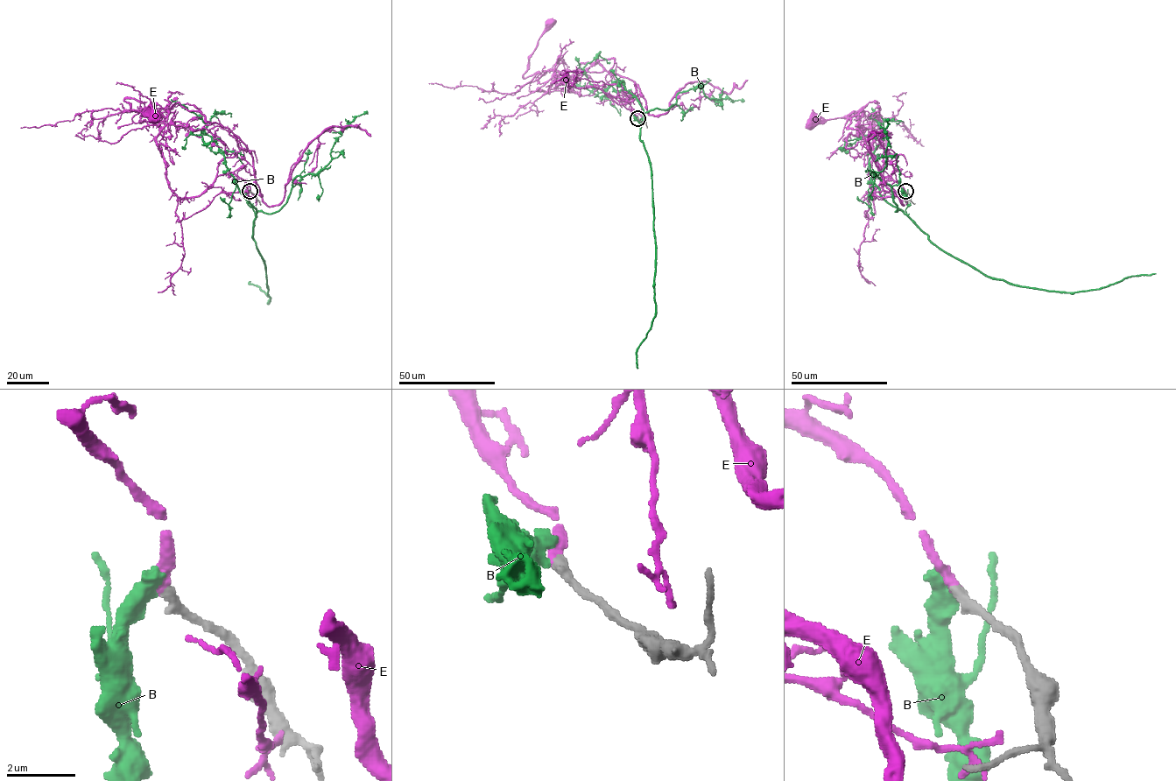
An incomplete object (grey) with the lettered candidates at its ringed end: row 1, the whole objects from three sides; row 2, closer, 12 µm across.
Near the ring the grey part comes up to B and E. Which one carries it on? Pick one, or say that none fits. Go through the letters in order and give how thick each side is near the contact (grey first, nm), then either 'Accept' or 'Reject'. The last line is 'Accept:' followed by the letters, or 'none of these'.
B: Thickness 340 nm (grey) against 550 nm. Reject
E: Thickness 340 nm (grey) against 320 nm. Accept
Accept: E

